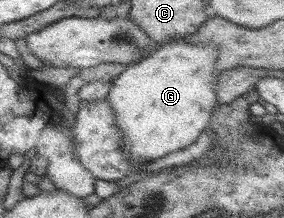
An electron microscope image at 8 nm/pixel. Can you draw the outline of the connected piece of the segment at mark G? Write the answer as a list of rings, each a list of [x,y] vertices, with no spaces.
[[[177,40],[163,44],[139,62],[124,66],[112,79],[105,98],[122,133],[122,149],[126,149],[130,159],[146,162],[156,160],[196,142],[198,135],[208,128],[213,111],[220,105],[216,102],[214,91],[216,54],[212,44],[187,44]]]

